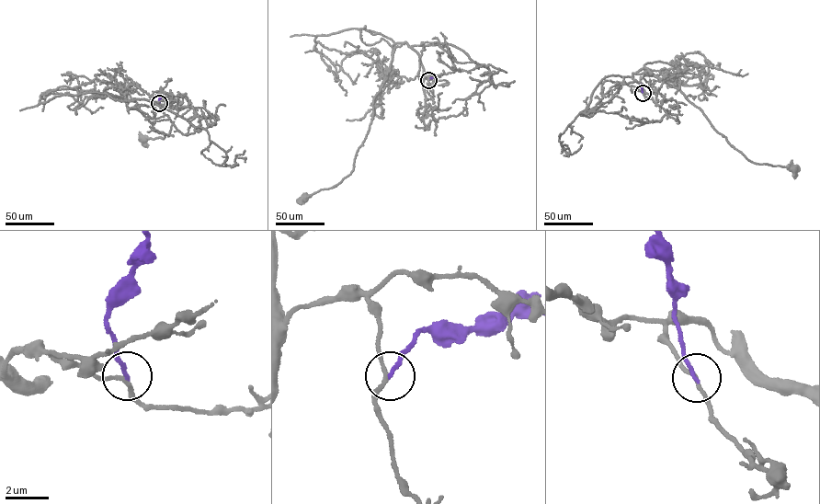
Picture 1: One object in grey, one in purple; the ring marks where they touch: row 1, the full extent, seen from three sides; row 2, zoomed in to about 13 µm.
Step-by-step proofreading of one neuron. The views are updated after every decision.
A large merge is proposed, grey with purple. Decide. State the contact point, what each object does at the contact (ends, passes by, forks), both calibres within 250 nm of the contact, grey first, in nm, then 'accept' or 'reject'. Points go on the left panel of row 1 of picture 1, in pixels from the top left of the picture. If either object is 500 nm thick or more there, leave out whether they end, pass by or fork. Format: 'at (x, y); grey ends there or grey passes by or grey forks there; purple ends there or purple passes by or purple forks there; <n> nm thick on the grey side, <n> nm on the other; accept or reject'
at (159, 103); grey passes by; purple ends there; 160 nm thick on the grey side, 170 nm on the other; reject

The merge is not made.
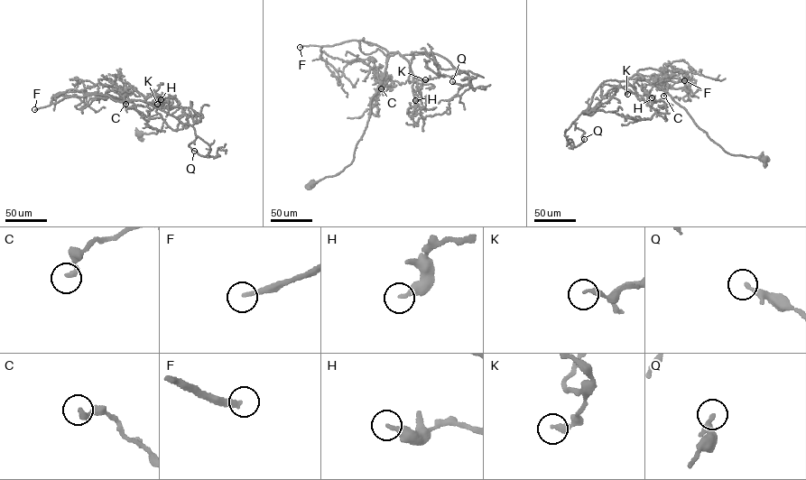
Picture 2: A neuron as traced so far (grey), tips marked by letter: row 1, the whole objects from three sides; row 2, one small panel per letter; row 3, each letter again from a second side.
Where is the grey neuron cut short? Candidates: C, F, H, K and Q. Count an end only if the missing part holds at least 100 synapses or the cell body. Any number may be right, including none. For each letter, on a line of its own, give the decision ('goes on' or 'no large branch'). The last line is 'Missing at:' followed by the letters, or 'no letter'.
C: no large branch
F: goes on
H: no large branch
K: no large branch
Q: no large branch
Missing at: F

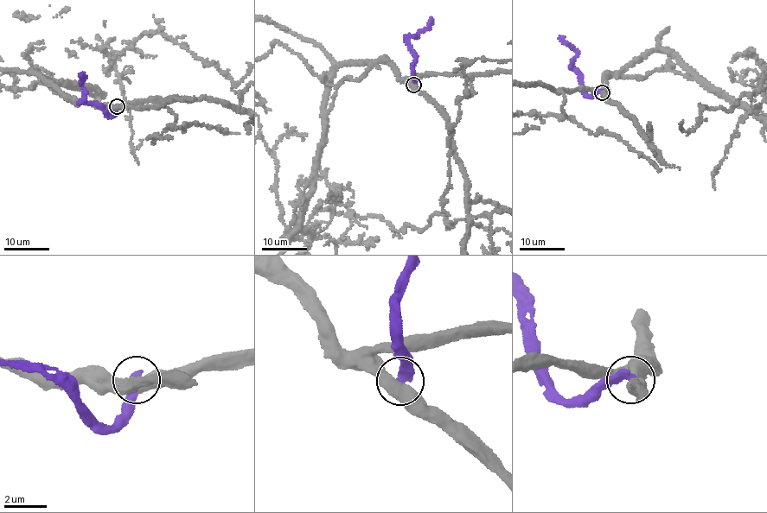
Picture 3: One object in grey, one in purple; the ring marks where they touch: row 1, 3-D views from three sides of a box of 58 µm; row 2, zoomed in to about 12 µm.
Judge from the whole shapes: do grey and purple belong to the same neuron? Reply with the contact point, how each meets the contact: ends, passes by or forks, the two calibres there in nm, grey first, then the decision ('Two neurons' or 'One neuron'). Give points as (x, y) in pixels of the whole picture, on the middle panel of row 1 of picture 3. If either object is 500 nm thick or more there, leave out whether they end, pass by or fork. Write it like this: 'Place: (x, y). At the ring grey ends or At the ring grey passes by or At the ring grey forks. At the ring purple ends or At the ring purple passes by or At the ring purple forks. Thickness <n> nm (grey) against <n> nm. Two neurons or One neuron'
Place: (413, 85). Thickness 500 nm (grey) against 460 nm. Two neurons

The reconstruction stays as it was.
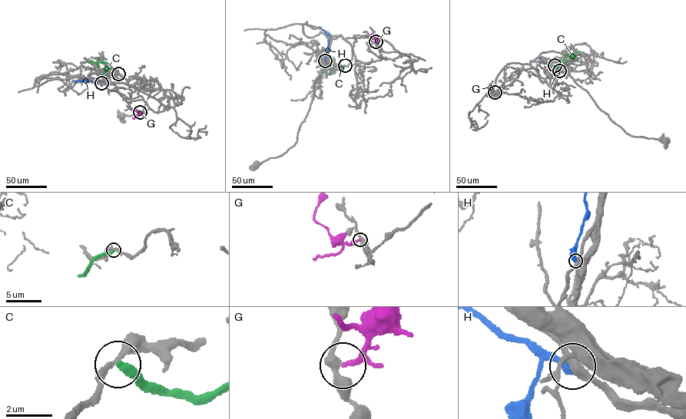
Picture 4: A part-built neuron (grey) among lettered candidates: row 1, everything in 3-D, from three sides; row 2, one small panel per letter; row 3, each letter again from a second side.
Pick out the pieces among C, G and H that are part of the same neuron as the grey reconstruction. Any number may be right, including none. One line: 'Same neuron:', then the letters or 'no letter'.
Same neuron: no letter

